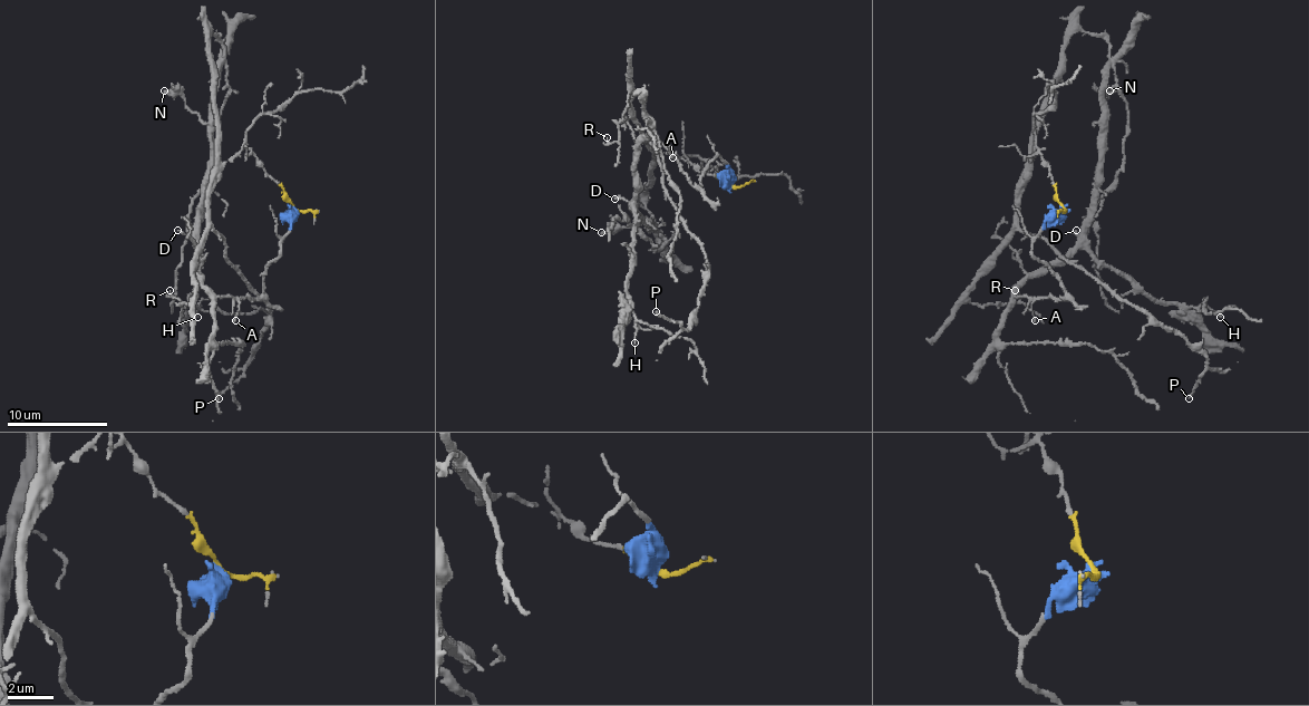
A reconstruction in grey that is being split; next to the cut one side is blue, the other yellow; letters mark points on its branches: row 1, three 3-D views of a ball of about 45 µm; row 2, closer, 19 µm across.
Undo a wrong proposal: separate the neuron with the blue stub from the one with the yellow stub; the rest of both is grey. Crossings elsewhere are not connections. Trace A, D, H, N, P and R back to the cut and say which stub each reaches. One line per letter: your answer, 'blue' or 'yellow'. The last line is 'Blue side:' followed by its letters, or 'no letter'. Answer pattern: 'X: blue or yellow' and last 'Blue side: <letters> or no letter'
A: blue
D: blue
H: blue
N: blue
P: yellow
R: yellow
Blue side: A, D, H, N

